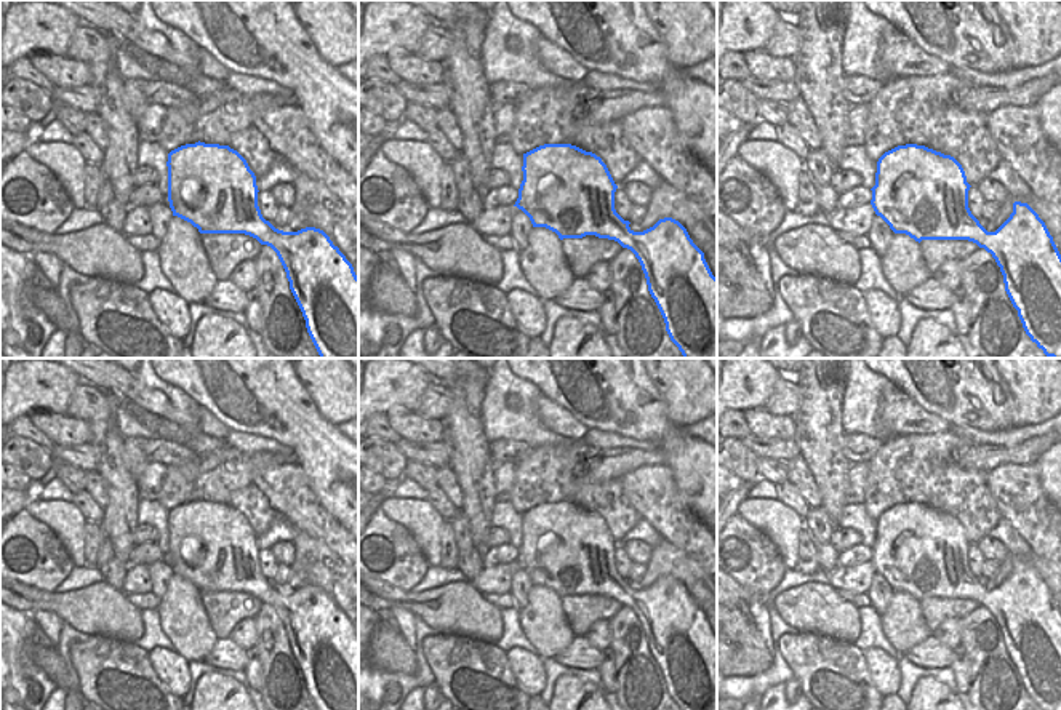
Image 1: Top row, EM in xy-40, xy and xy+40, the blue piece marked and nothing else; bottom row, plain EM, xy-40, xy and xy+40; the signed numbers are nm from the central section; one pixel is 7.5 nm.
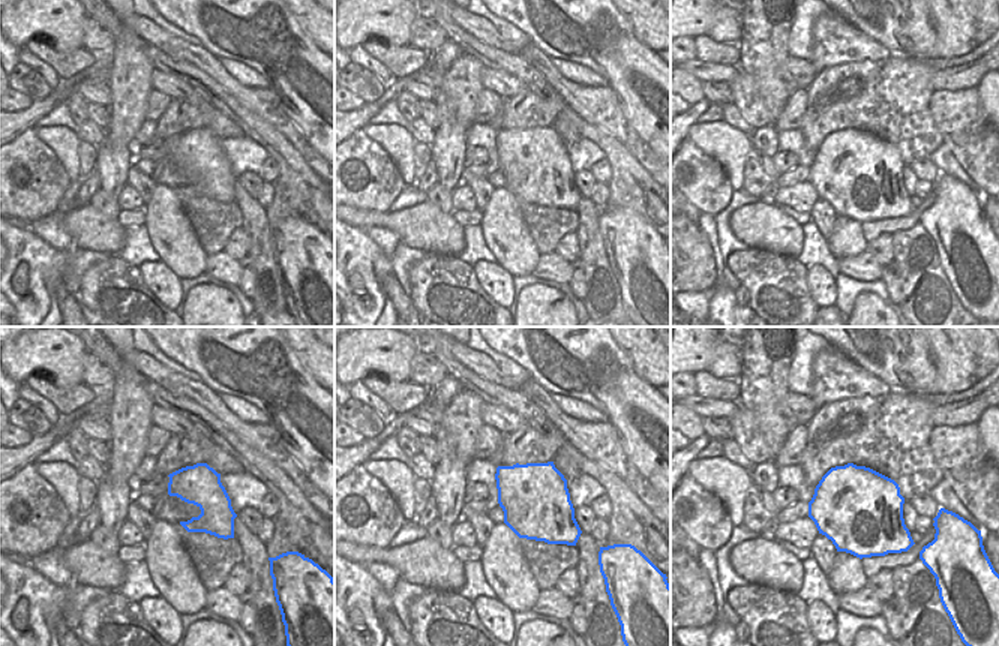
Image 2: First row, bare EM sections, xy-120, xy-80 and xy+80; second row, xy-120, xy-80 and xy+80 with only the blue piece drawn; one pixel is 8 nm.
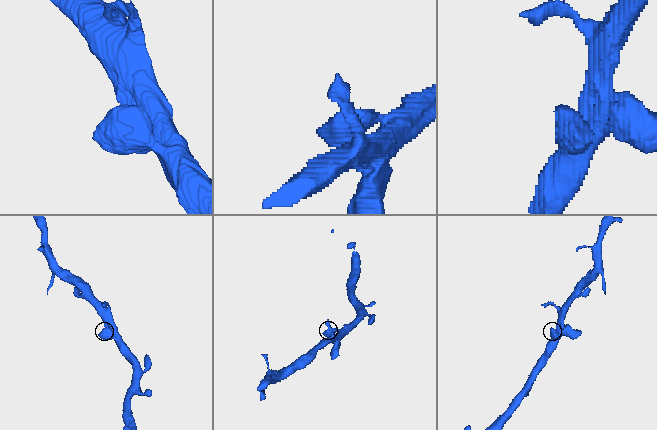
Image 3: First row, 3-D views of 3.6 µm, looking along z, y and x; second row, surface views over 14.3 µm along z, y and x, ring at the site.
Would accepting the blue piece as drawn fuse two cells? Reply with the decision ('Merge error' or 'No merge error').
No merge error.

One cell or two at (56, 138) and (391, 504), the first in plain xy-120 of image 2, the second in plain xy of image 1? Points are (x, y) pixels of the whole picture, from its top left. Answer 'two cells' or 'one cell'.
one cell

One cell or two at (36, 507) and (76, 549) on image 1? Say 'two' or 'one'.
one

